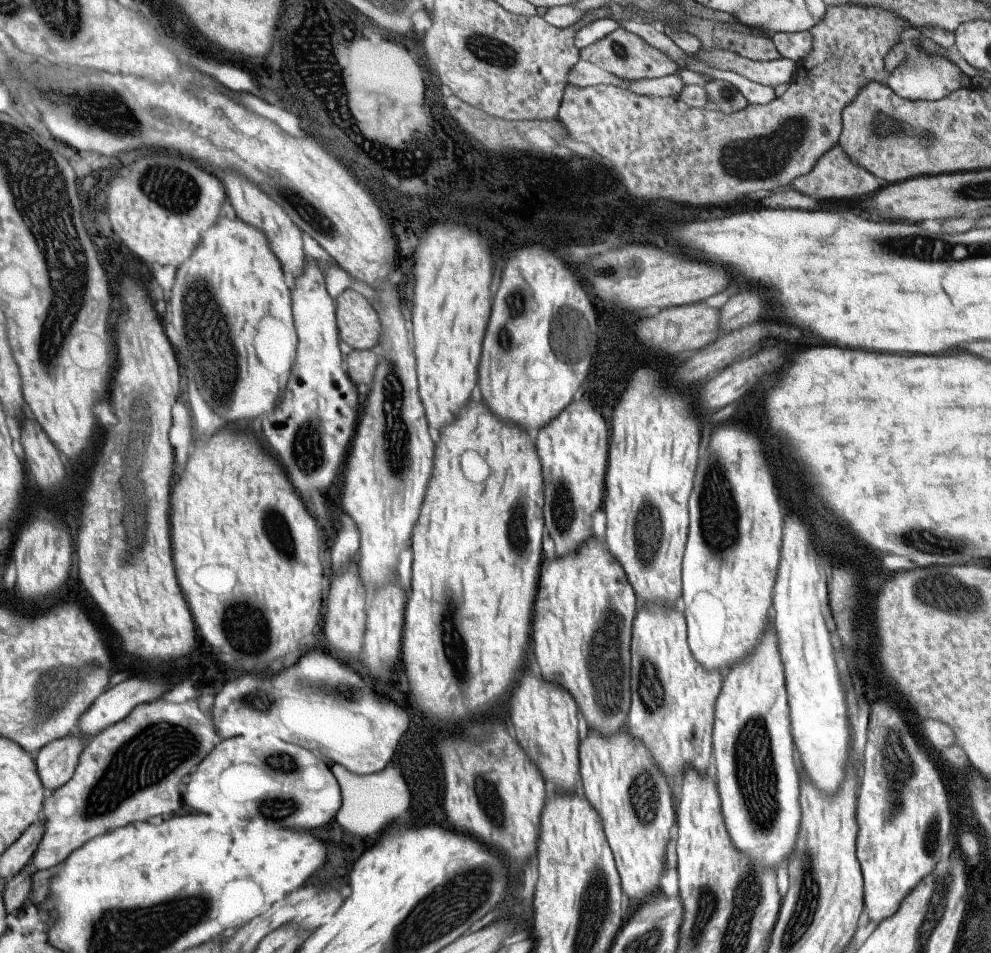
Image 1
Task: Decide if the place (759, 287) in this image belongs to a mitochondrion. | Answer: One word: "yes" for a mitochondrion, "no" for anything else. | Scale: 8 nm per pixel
no

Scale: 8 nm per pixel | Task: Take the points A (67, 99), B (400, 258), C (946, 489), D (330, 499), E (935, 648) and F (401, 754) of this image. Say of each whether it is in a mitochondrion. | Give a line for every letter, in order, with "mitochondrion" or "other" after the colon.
A: mitochondrion
B: other
C: other
D: other
E: other
F: other

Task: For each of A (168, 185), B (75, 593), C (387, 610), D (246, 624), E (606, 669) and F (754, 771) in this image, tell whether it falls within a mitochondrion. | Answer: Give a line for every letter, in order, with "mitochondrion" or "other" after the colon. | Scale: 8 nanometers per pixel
A: mitochondrion
B: other
C: other
D: mitochondrion
E: mitochondrion
F: mitochondrion

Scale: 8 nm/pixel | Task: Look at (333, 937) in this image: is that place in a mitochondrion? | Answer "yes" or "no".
no

